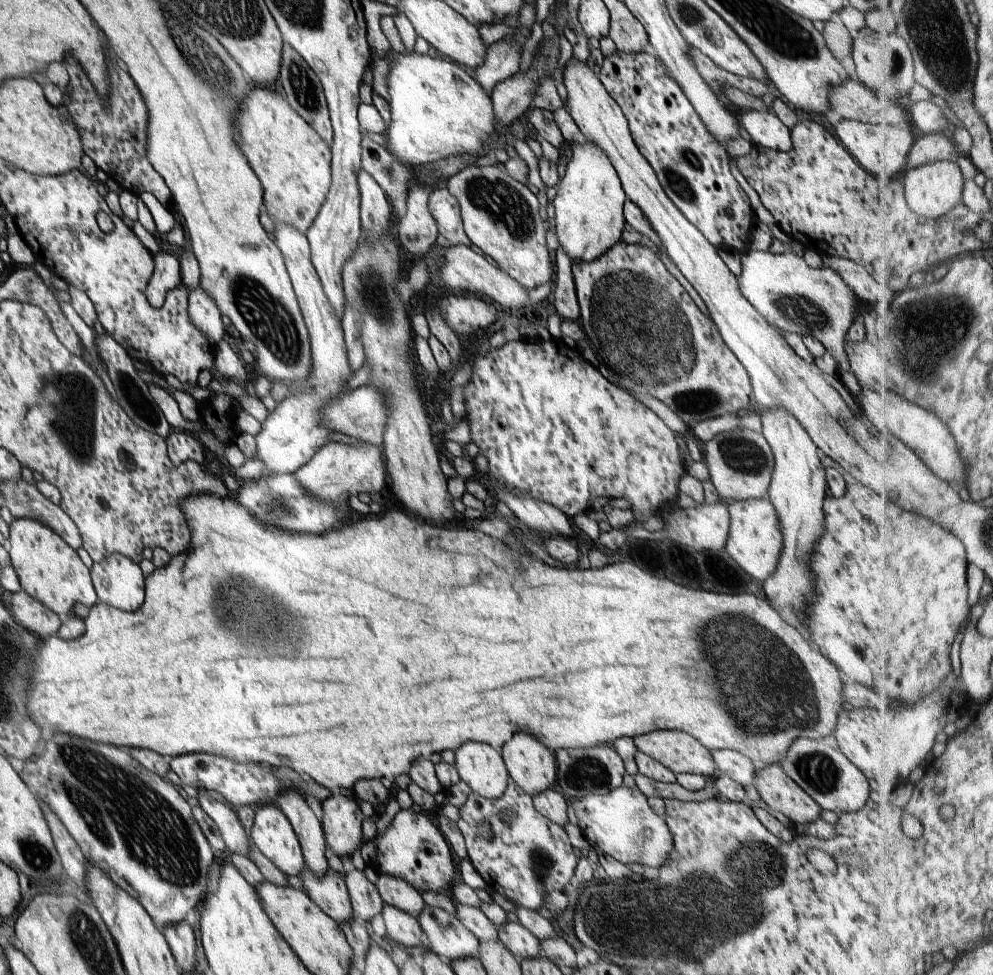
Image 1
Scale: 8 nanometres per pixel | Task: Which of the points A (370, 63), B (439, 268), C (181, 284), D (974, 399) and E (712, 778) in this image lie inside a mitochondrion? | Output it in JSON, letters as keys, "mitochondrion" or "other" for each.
{"A":"other","B":"other","C":"other","D":"other","E":"other"}

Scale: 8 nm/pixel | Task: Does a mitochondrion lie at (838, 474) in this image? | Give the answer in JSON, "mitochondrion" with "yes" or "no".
{"mitochondrion":"no"}

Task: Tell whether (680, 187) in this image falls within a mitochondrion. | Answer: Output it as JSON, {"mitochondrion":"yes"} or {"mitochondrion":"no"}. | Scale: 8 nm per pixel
{"mitochondrion":"yes"}

